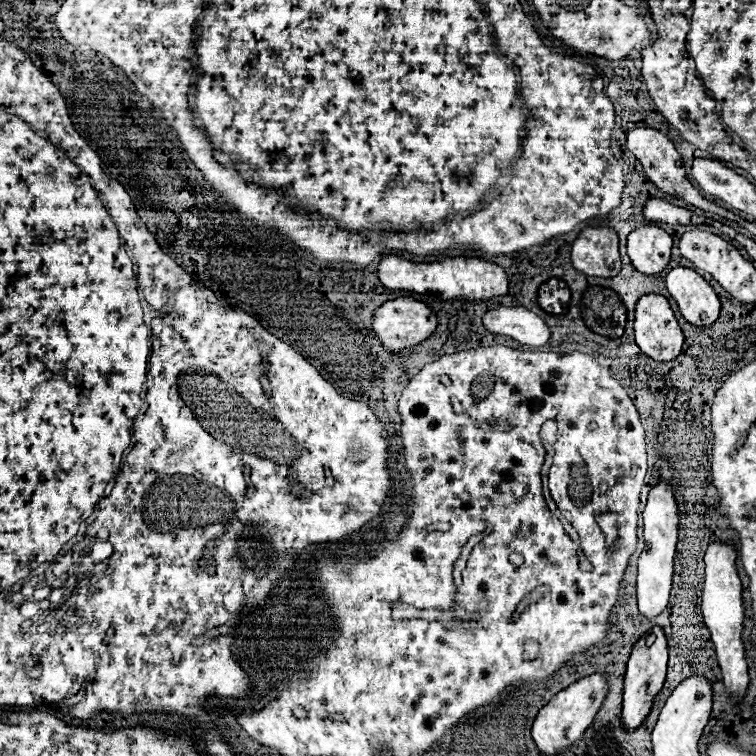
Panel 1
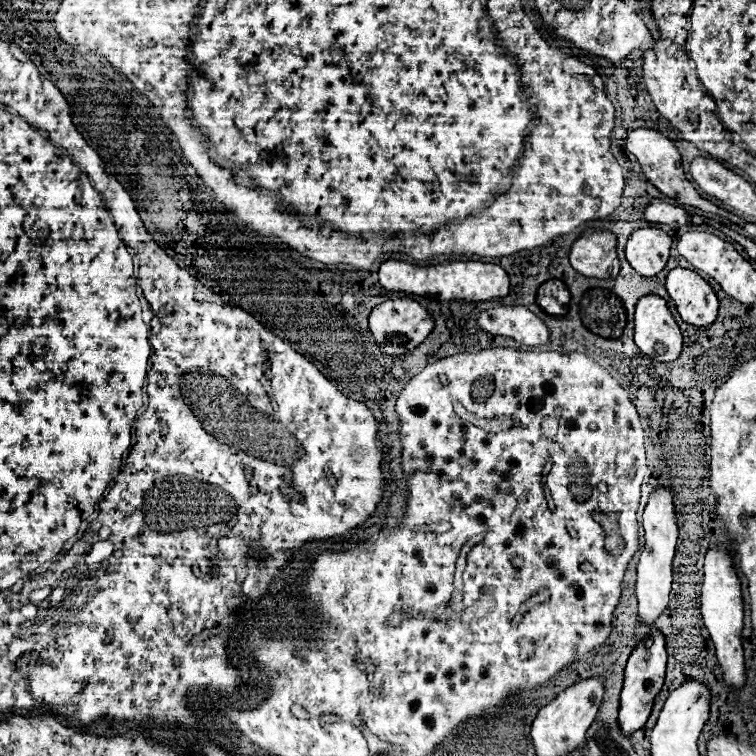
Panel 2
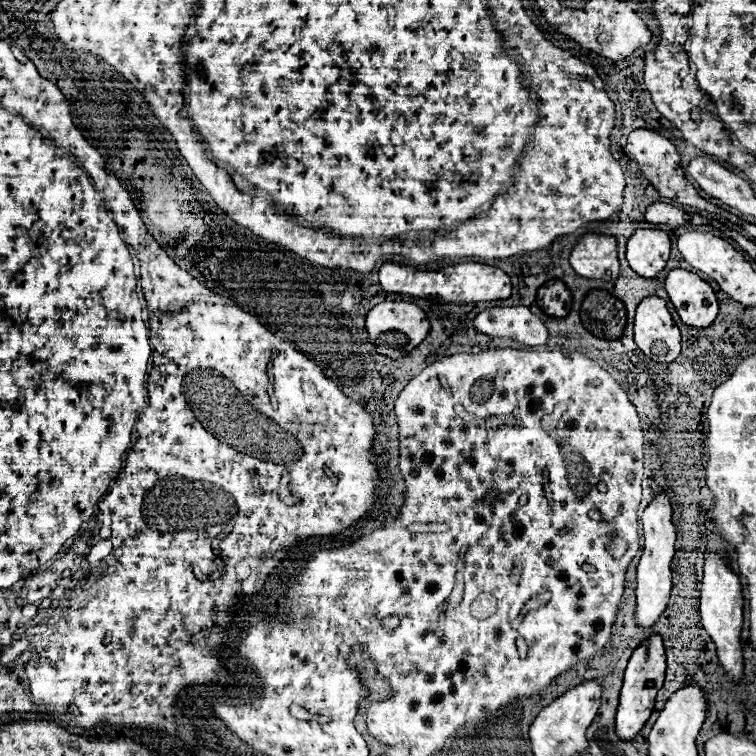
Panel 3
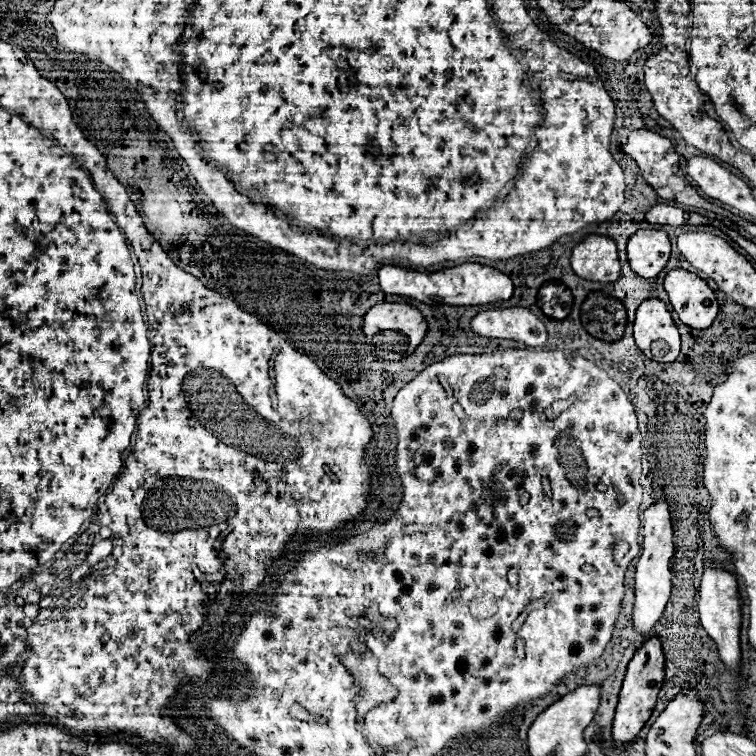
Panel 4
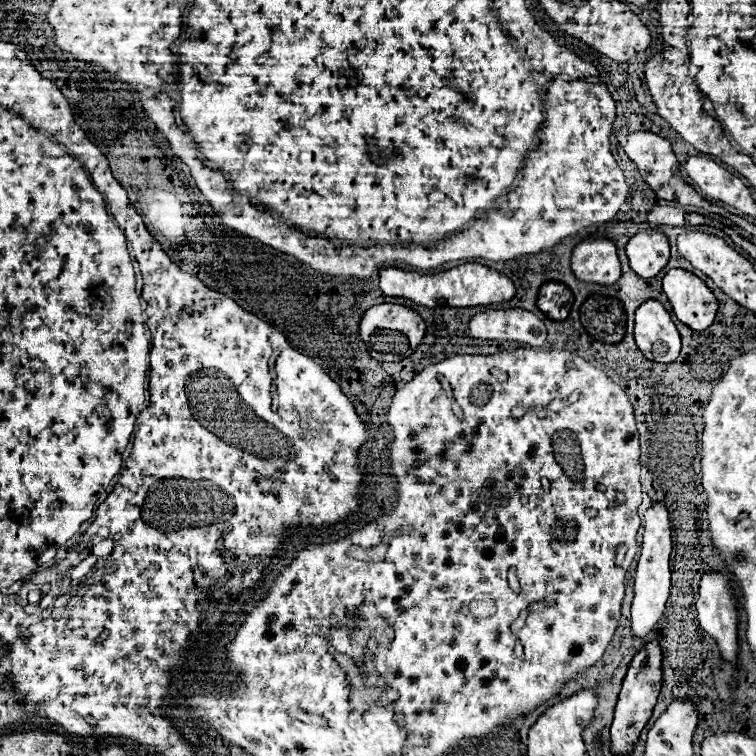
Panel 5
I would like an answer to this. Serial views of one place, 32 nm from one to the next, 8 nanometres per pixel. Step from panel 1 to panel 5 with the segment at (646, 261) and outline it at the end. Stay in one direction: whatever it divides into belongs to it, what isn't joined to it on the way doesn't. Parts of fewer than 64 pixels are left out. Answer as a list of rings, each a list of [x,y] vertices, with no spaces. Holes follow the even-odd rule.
[[[638,232],[626,244],[626,256],[640,278],[654,278],[670,258],[668,238],[660,232]]]

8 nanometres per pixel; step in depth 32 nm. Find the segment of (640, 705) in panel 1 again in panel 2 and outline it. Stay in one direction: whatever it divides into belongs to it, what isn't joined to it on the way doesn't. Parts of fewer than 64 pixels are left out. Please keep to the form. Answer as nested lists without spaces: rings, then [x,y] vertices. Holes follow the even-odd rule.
[[[652,630],[648,638],[644,638],[634,652],[630,654],[630,660],[626,664],[626,672],[624,672],[624,688],[622,688],[622,696],[620,696],[620,710],[618,710],[618,728],[624,736],[630,736],[634,732],[638,732],[654,706],[654,698],[660,692],[662,684],[664,684],[664,674],[666,674],[666,644],[664,644],[664,636],[658,630]]]

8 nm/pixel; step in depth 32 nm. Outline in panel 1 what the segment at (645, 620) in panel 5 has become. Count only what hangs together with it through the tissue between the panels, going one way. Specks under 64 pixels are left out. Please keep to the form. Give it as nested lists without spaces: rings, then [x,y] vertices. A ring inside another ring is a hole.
[[[656,484],[650,494],[646,508],[642,512],[644,518],[644,550],[638,560],[638,584],[636,584],[636,596],[638,596],[638,610],[644,618],[652,620],[656,618],[668,604],[670,588],[672,588],[672,574],[674,574],[674,552],[678,542],[678,506],[672,494],[670,484]]]

